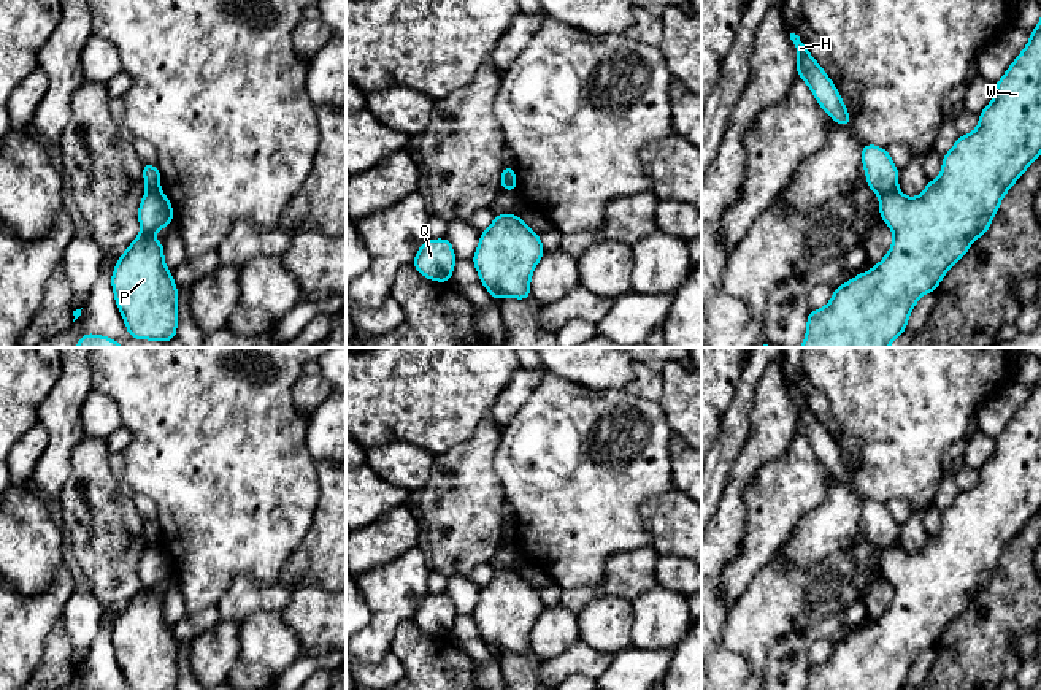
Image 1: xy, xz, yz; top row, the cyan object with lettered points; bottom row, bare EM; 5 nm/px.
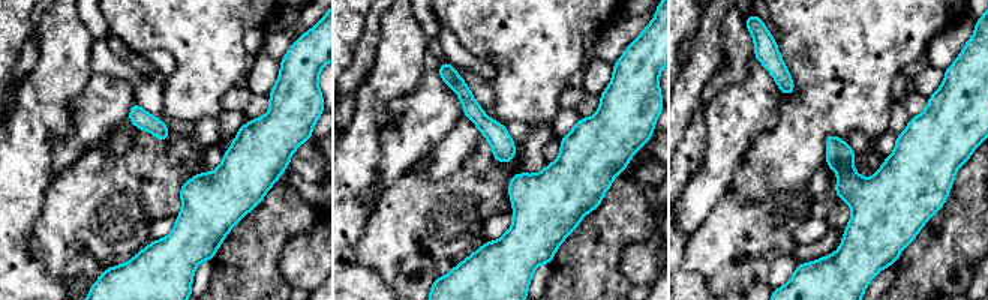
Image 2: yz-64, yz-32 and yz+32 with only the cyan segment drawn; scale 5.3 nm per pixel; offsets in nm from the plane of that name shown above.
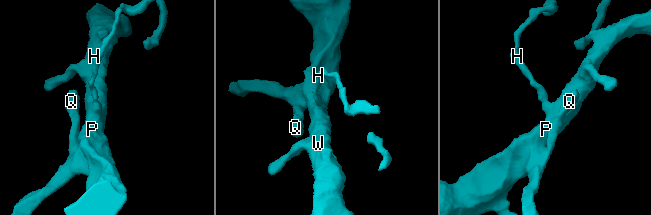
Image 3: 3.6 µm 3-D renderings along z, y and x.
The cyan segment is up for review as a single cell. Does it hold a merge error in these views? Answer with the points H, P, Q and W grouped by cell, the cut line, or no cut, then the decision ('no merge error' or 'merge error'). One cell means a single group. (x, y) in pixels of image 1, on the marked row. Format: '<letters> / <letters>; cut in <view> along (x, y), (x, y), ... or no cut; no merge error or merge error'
H / P Q W; cut in yz along (897, 187), (881, 195); merge error

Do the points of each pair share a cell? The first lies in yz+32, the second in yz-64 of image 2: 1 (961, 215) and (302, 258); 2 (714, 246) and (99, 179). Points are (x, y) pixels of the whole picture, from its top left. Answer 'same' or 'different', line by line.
1: different
2: same

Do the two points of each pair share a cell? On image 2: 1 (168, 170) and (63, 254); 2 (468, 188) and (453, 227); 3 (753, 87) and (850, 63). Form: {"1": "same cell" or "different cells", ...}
{"1": "same cell", "2": "same cell", "3": "different cells"}

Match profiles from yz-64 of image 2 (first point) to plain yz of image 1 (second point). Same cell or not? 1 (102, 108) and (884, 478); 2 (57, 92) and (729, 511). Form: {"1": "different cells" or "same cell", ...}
{"1": "different cells", "2": "same cell"}

